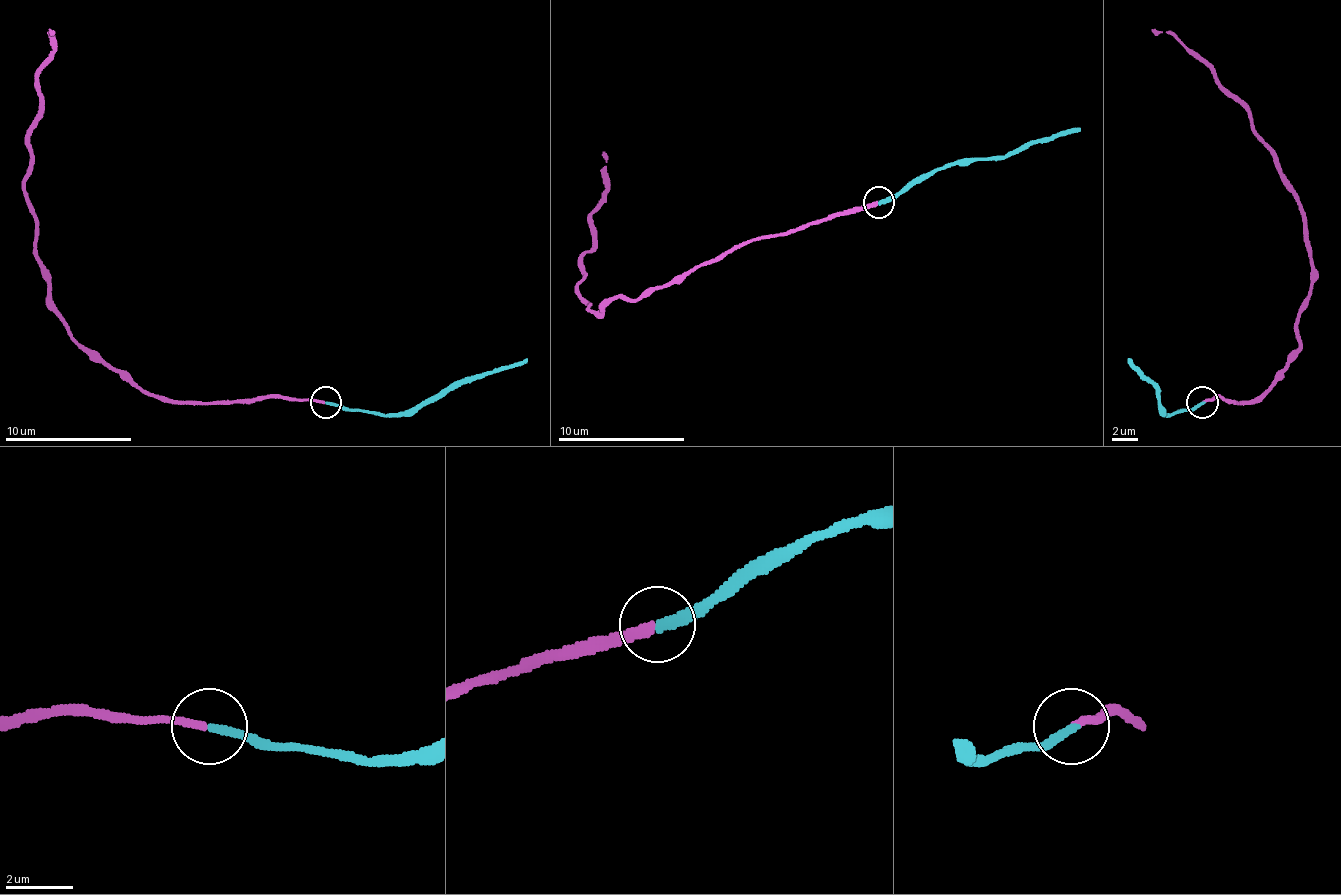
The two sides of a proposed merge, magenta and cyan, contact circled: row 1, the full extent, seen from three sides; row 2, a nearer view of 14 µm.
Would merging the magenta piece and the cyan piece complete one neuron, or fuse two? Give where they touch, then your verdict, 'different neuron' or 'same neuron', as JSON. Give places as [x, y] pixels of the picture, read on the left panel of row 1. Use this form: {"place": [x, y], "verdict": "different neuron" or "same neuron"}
{"place": [325, 402], "verdict": "same neuron"}

